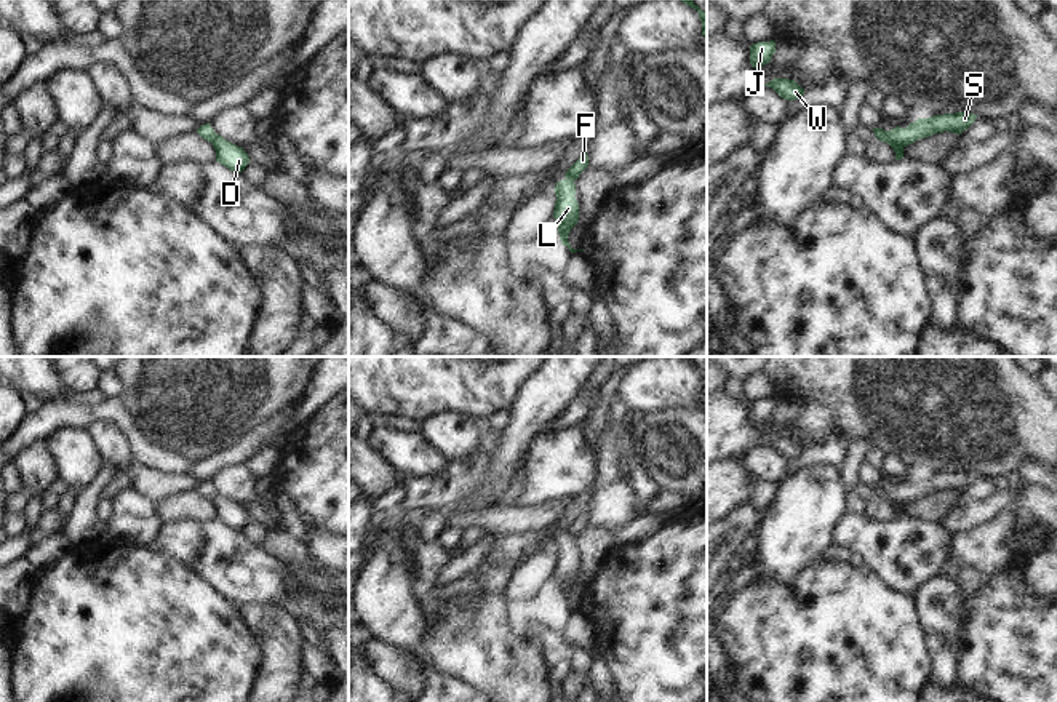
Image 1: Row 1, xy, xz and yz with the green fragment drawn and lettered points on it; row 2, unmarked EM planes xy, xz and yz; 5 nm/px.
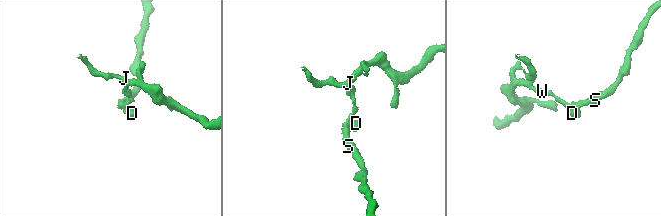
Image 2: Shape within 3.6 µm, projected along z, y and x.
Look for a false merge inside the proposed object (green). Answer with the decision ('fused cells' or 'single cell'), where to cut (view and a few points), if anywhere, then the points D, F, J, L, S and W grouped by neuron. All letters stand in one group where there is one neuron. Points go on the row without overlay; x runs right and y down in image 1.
fused cells | yz (888, 490), (889, 496), (902, 506) | D F J W / L S

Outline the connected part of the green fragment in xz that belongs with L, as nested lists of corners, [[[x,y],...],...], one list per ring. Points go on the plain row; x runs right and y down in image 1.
[[[563,537],[556,540],[553,548],[556,553],[553,576],[558,580],[558,592],[560,592],[561,603],[568,604],[571,611],[584,609],[584,608],[572,608],[568,600],[568,593],[571,587],[579,579],[579,561],[574,555],[576,542],[568,537]]]

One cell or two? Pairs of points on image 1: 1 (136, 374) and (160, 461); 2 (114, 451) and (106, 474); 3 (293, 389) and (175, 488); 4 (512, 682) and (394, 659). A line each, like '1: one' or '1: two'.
1: one
2: two
3: two
4: two

